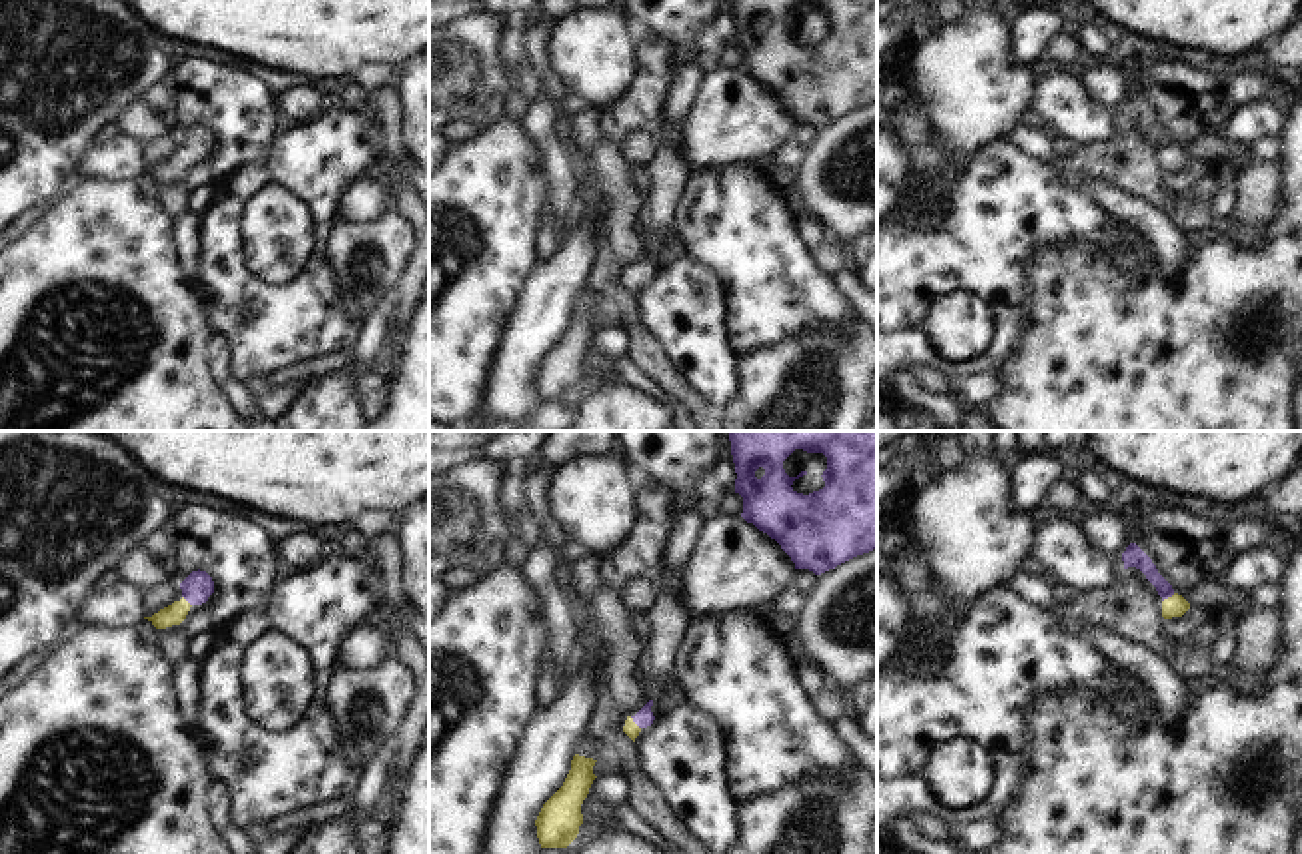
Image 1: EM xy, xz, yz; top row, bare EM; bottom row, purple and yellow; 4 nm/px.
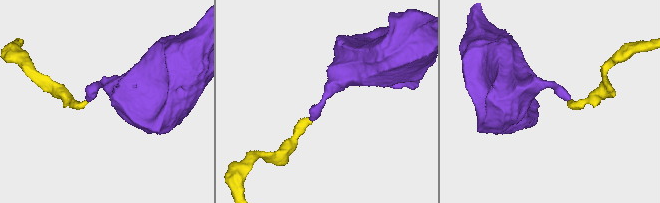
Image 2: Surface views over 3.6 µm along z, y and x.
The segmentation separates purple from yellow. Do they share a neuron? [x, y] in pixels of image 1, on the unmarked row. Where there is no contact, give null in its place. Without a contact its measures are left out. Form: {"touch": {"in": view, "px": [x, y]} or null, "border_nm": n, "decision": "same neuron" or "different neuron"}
{"touch": {"in": "xz", "px": [634, 274]}, "border_nm": 70, "decision": "same neuron"}

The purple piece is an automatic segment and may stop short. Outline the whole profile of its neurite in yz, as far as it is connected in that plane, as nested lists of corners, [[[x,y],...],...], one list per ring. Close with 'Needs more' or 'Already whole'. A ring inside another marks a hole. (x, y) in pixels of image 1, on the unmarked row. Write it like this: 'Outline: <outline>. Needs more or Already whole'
Outline: [[[1130,96],[1126,100],[1126,104],[1122,106],[1122,114],[1124,122],[1140,122],[1146,132],[1156,140],[1158,148],[1162,150],[1164,172],[1182,170],[1190,162],[1190,156],[1172,142],[1172,138],[1158,126],[1152,112],[1136,96]]]. Needs more.

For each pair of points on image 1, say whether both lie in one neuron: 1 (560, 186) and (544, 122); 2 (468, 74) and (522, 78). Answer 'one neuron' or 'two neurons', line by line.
1: one neuron
2: one neuron

